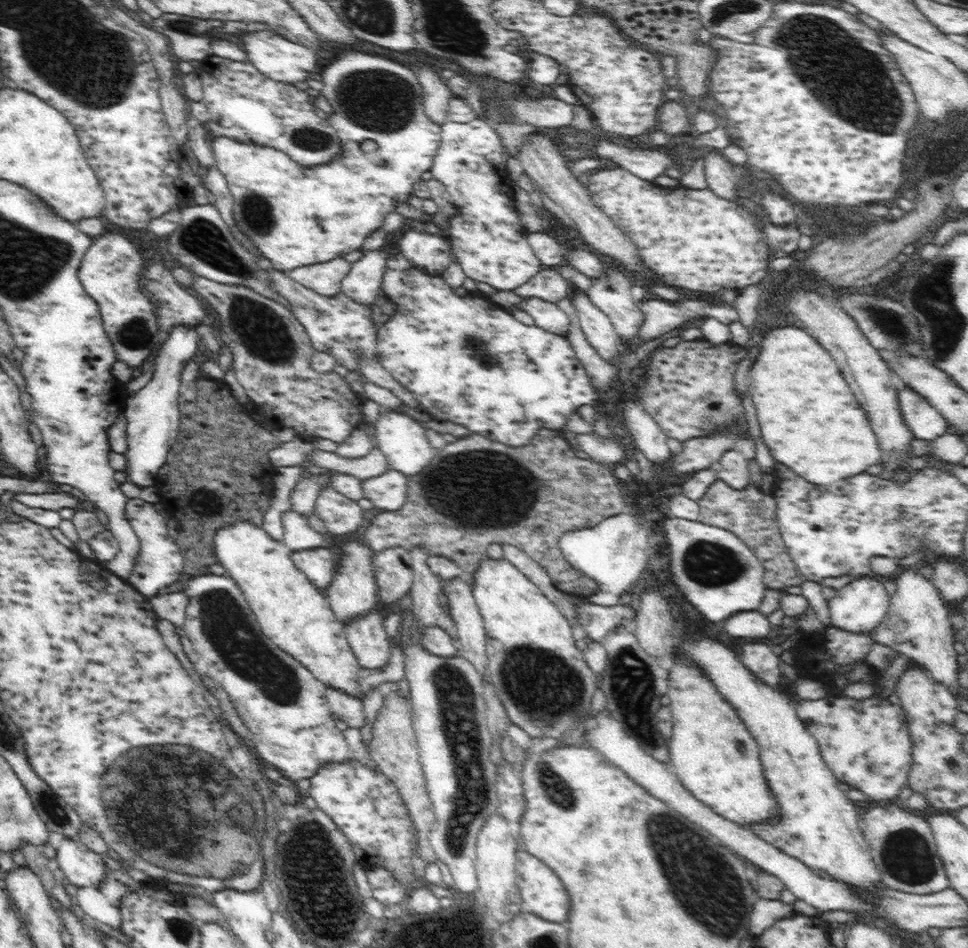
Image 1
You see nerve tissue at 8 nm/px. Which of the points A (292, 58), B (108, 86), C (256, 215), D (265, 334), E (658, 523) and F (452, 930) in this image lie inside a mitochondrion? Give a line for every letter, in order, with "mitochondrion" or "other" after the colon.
A: other
B: mitochondrion
C: mitochondrion
D: mitochondrion
E: other
F: other

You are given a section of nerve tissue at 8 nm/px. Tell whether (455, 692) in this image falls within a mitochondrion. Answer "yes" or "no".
yes

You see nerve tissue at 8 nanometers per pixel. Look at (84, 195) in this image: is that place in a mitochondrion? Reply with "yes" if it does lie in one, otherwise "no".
no

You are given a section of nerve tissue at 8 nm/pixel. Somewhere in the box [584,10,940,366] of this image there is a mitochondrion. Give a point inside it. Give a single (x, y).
(850, 80)

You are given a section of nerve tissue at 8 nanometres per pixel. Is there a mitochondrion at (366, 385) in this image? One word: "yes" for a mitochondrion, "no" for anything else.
no

